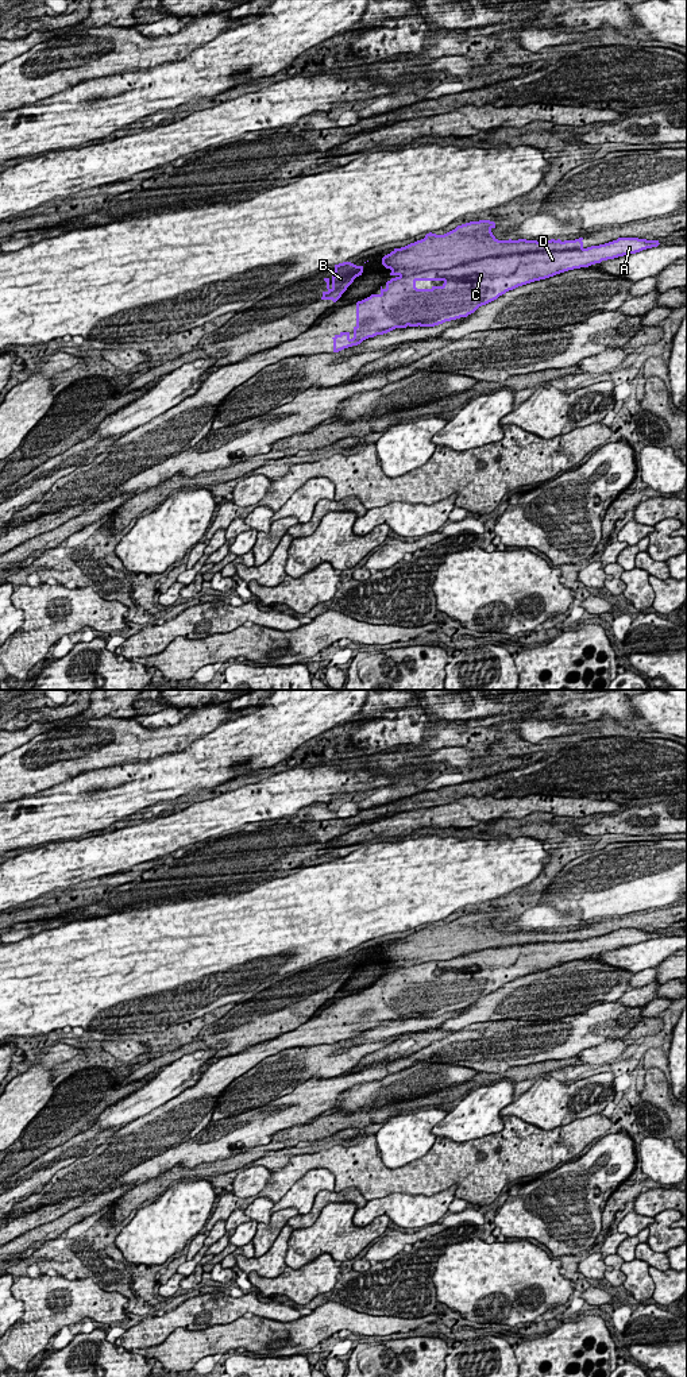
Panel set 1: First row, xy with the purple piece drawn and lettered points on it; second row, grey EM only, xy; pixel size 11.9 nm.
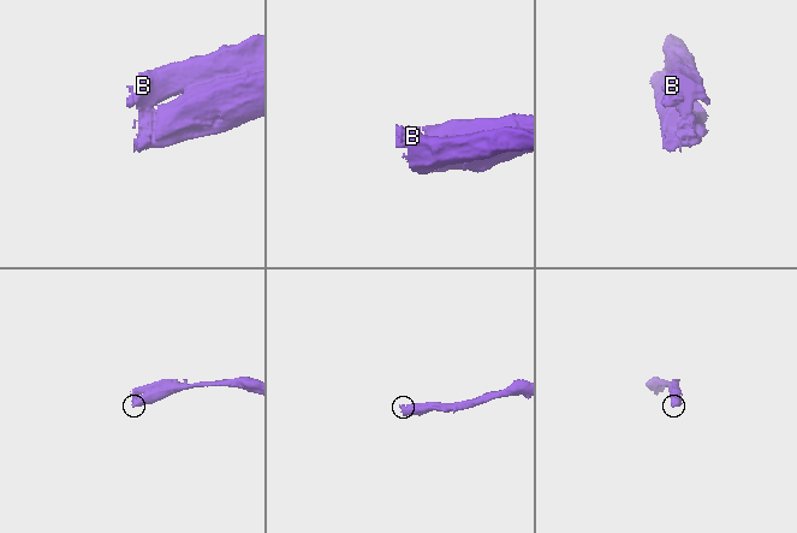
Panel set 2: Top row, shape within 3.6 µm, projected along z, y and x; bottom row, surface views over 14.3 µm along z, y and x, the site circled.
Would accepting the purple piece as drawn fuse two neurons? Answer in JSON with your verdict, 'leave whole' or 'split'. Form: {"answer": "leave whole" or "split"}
{"answer": "split"}

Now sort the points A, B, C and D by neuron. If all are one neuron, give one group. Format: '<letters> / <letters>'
A C D / B

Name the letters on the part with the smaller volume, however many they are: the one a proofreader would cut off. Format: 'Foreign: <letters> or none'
Foreign: B

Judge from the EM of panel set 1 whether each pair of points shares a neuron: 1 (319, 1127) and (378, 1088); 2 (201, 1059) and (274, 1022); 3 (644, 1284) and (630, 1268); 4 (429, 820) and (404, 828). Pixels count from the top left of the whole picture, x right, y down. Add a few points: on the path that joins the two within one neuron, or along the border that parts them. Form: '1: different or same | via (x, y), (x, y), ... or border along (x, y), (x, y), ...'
1: different | border along (374, 1107), (324, 1115)
2: different | border along (228, 1040), (220, 1040), (213, 1044)
3: same | via (640, 1280), (635, 1272)
4: same | via (423, 820), (410, 821)

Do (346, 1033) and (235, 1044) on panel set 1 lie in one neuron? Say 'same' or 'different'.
different

